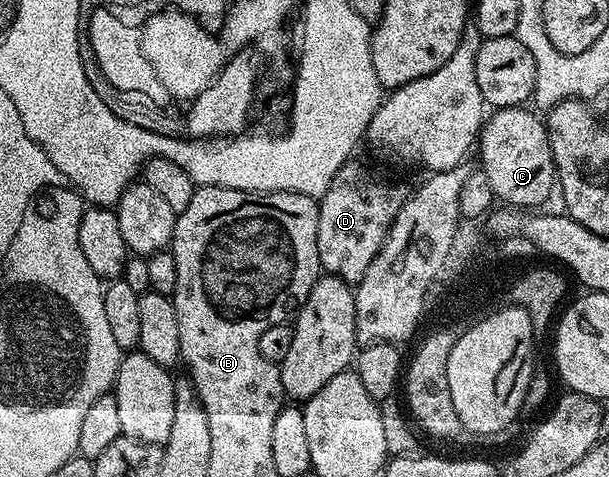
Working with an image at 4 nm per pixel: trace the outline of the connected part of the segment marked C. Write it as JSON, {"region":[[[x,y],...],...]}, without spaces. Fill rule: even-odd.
{"region":[[[503,106],[494,109],[484,119],[479,135],[481,146],[480,169],[491,180],[491,188],[502,203],[513,208],[537,208],[555,190],[553,149],[549,143],[546,123],[536,118],[532,109],[519,106]]]}

